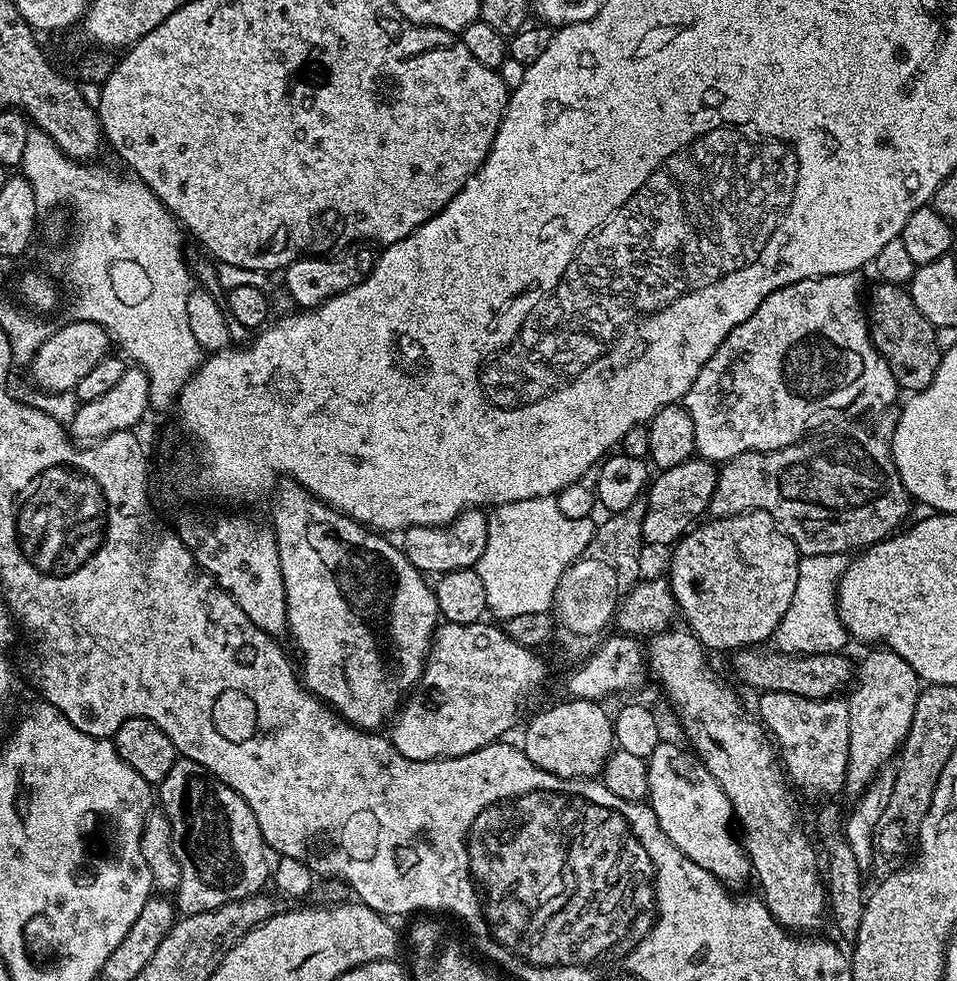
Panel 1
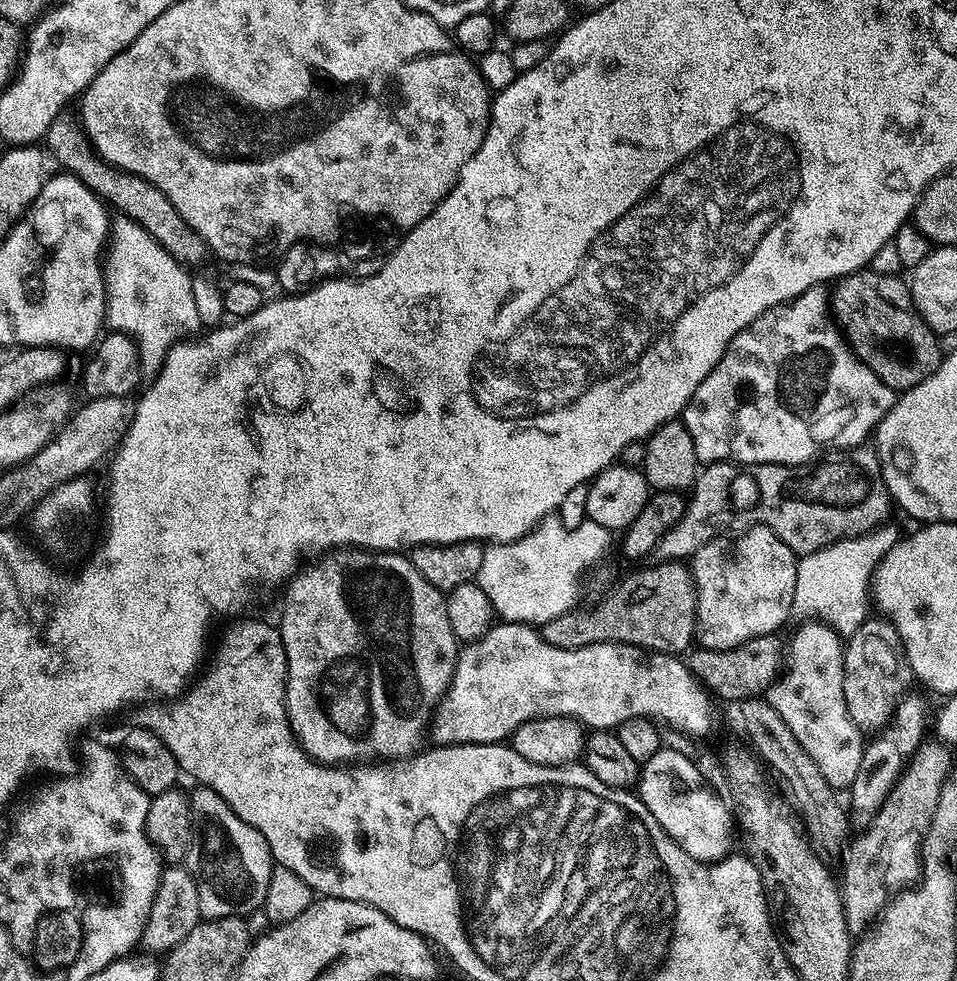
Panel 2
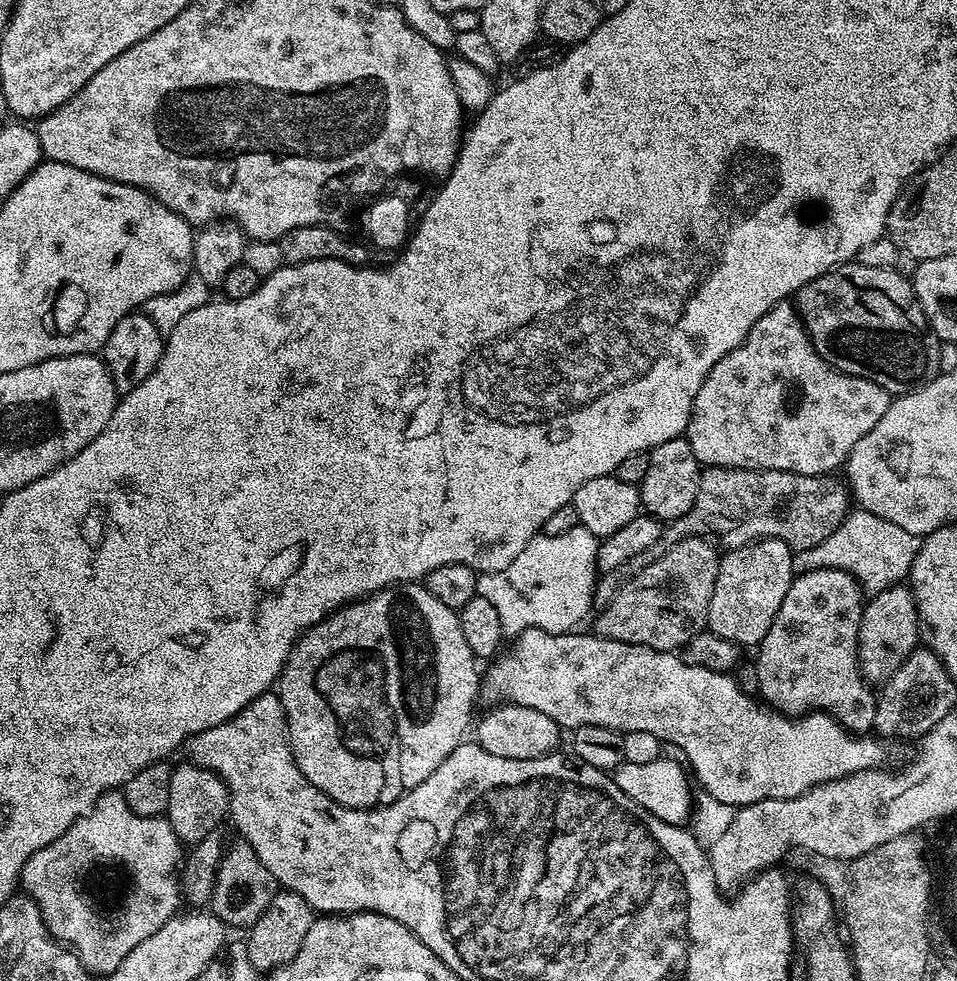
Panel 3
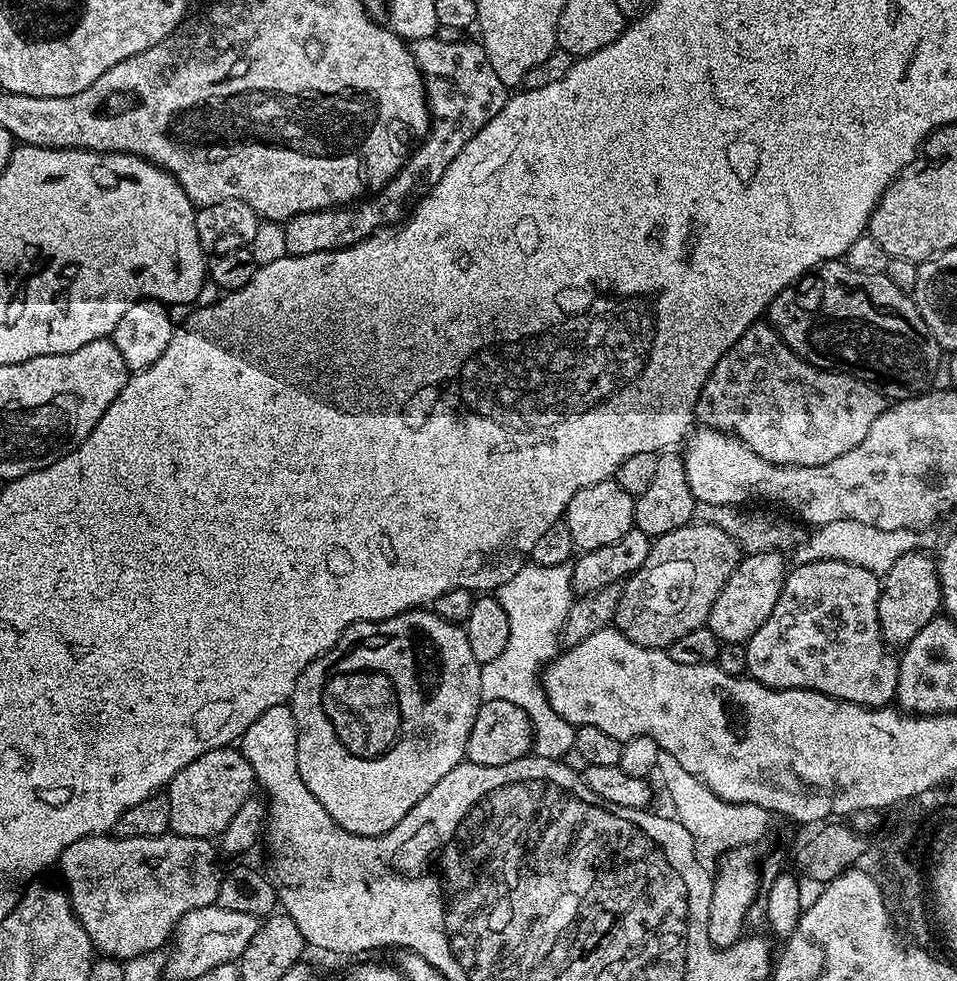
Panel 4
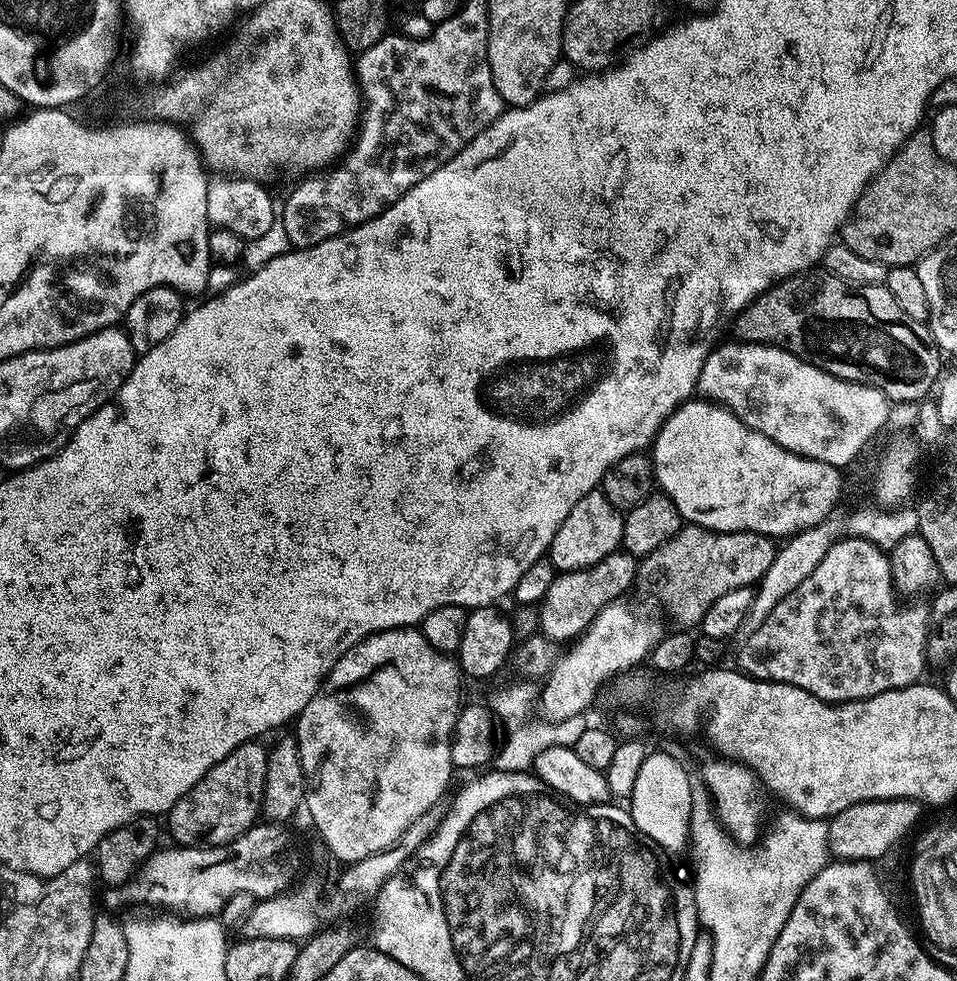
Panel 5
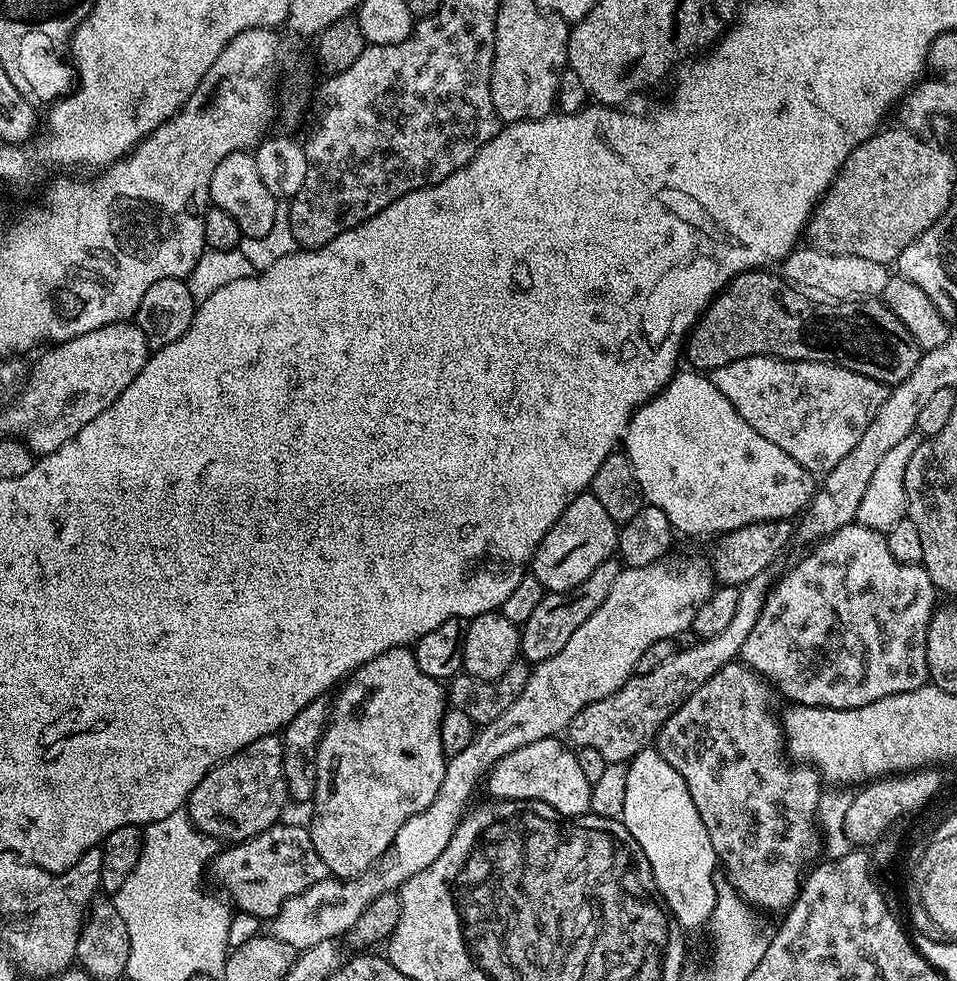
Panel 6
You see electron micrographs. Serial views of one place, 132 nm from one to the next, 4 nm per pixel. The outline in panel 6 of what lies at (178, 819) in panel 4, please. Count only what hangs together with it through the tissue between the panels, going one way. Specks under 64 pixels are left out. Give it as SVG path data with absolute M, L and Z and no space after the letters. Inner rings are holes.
M279 735L263 736L258 742L250 742L243 752L237 752L235 756L217 764L194 786L194 790L188 796L186 811L198 830L202 830L207 836L213 836L217 842L239 842L249 840L258 834L262 834L269 826L277 823L284 812L284 803L289 803L288 783L284 773L284 741Z

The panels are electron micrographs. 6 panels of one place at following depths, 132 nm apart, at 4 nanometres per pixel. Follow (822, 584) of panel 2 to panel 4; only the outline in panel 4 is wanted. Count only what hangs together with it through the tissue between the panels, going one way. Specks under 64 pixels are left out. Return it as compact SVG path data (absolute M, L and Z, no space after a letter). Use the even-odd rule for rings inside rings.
M853 520L822 524L813 532L816 533L813 536L811 533L791 553L793 565L819 560L841 560L854 566L862 566L862 570L883 574L890 570L890 566L894 566L894 562L898 562L898 558L911 552L922 552L937 547L935 531L932 530L878 530L878 526L866 526L866 522Z

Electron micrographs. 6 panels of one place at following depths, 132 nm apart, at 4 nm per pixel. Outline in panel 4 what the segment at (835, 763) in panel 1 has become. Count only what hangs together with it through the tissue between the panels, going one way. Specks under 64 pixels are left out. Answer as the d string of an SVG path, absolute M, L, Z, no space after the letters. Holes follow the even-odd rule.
M819 560L795 565L785 575L782 594L778 594L778 602L774 610L770 610L770 618L758 626L758 630L746 641L747 675L765 688L805 688L832 696L835 700L849 700L852 704L861 704L863 708L883 708L891 705L896 696L898 684L898 666L900 661L897 653L886 643L880 634L880 619L878 618L878 598L880 597L881 577L870 570L862 570L862 566L854 566L841 560Z

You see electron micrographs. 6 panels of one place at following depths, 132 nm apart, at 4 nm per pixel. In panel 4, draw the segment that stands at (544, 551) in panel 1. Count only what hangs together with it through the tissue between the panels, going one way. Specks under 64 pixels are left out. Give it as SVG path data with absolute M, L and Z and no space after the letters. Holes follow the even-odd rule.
M531 562L525 563L522 570L518 570L518 574L514 574L514 578L510 578L510 582L506 582L501 588L495 589L494 595L500 601L502 610L506 610L506 618L510 618L510 642L506 642L506 650L502 650L502 654L498 654L498 658L494 658L494 662L486 662L480 669L482 674L482 701L485 700L501 700L502 702L514 702L514 706L522 706L522 710L526 710L526 714L532 723L532 752L542 758L550 758L551 760L564 760L567 752L571 753L576 747L576 730L577 725L566 722L564 718L559 716L557 712L550 706L550 702L544 696L543 683L538 679L541 675L545 664L557 655L558 645L560 644L560 633L564 631L564 623L566 622L566 614L570 610L574 599L574 585L572 583L572 570L567 563L554 566L542 566Z

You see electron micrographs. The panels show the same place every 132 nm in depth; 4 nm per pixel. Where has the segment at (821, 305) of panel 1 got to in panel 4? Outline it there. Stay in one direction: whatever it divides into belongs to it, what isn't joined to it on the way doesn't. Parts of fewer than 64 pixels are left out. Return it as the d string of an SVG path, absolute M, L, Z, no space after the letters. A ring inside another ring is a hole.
M757 322L748 327L734 346L730 346L718 366L714 366L710 378L706 378L706 386L702 386L702 394L696 403L696 420L705 428L735 434L743 444L750 446L750 450L771 464L822 466L834 462L834 458L842 458L846 450L854 450L854 446L866 438L870 426L874 426L874 418L878 418L885 407L886 397L877 388L855 376L807 364L784 345L784 339L771 324Z

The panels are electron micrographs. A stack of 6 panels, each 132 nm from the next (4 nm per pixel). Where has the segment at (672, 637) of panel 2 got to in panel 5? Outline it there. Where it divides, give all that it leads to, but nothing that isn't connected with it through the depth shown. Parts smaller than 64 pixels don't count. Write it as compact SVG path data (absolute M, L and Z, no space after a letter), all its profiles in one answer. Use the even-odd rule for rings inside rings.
M688 524L639 561L636 584L660 603L661 610L676 623L673 625L692 630L722 594L759 582L770 570L776 550L773 537L757 532L716 532L713 528Z

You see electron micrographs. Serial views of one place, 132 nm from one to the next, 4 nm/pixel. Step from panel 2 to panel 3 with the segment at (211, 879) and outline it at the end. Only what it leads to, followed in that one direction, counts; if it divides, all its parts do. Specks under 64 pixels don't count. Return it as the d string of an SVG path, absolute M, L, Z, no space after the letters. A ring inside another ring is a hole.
M243 842L229 843L224 850L220 865L216 867L216 881L212 884L210 911L217 916L225 926L232 924L241 930L247 929L270 906L270 898L278 890L270 870L262 866L262 858L254 854L249 844Z

